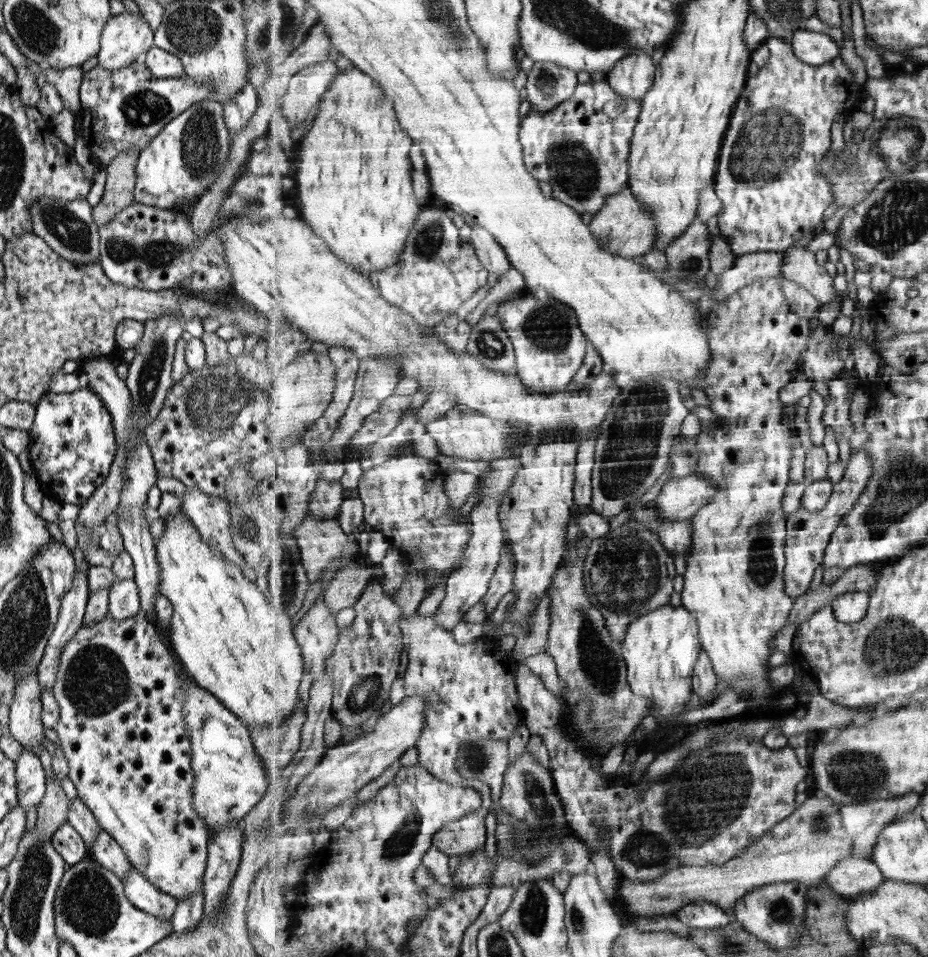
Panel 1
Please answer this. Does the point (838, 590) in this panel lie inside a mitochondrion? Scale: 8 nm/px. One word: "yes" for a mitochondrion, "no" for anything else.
no

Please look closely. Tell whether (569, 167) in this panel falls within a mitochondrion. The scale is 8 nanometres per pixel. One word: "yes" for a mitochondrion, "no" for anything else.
yes

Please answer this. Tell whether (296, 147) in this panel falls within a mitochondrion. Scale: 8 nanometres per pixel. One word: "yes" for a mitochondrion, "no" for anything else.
no

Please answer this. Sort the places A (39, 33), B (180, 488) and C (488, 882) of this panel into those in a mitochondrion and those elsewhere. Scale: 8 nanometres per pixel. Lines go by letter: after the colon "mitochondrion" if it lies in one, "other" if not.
A: mitochondrion
B: other
C: other

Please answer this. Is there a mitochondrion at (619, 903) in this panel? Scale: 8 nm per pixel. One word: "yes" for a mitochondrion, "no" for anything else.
no

